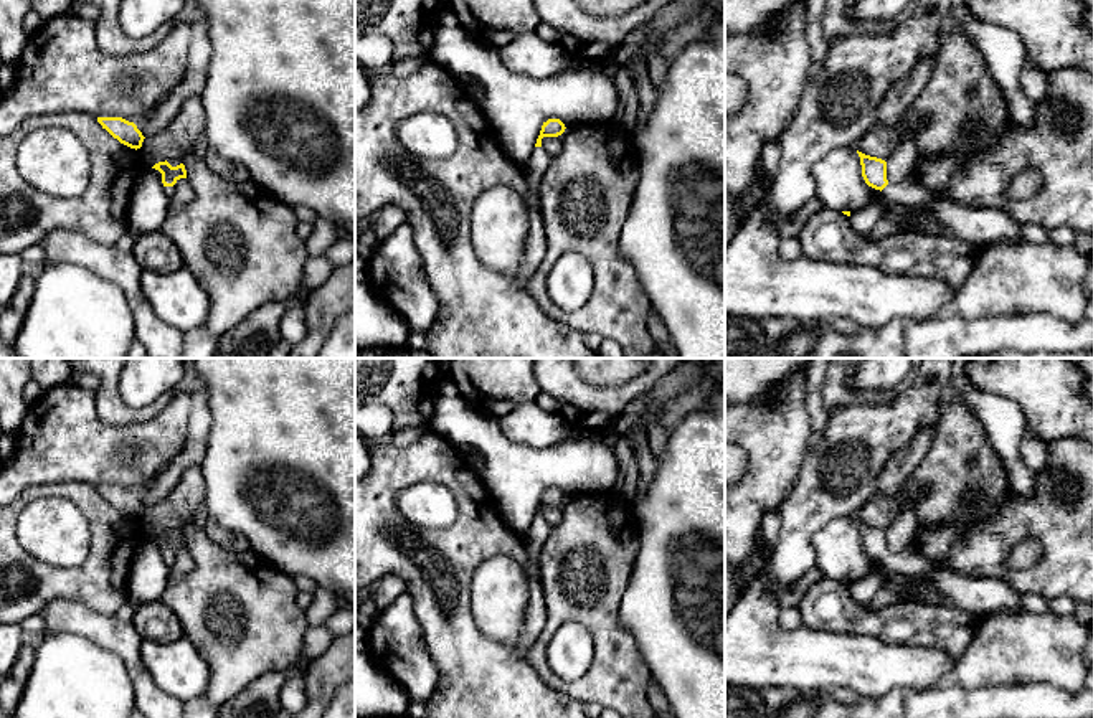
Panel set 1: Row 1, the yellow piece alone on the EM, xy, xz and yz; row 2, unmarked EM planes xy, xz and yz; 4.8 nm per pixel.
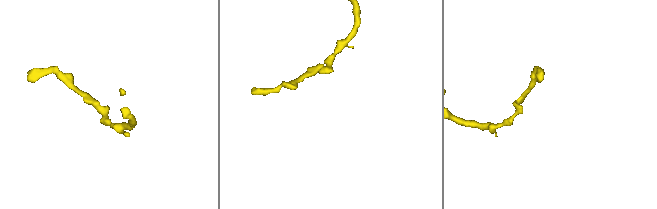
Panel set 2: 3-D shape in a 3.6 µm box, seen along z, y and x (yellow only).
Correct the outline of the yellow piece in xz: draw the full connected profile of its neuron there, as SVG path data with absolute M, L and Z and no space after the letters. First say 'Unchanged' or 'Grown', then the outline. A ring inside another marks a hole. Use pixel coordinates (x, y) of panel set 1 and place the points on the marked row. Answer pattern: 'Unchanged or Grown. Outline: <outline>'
Grown. Outline: M548 119L543 122L535 149L523 165L525 177L533 190L540 190L542 178L550 167L550 155L542 149L543 137L558 137L565 132L565 124L560 119Z

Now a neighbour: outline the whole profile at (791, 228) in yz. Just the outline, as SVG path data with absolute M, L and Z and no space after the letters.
M814 196L794 211L781 226L783 238L799 238L802 228L812 215L822 208L821 201Z

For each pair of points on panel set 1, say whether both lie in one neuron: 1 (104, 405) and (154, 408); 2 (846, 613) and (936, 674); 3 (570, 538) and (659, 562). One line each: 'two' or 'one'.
1: one
2: two
3: two

